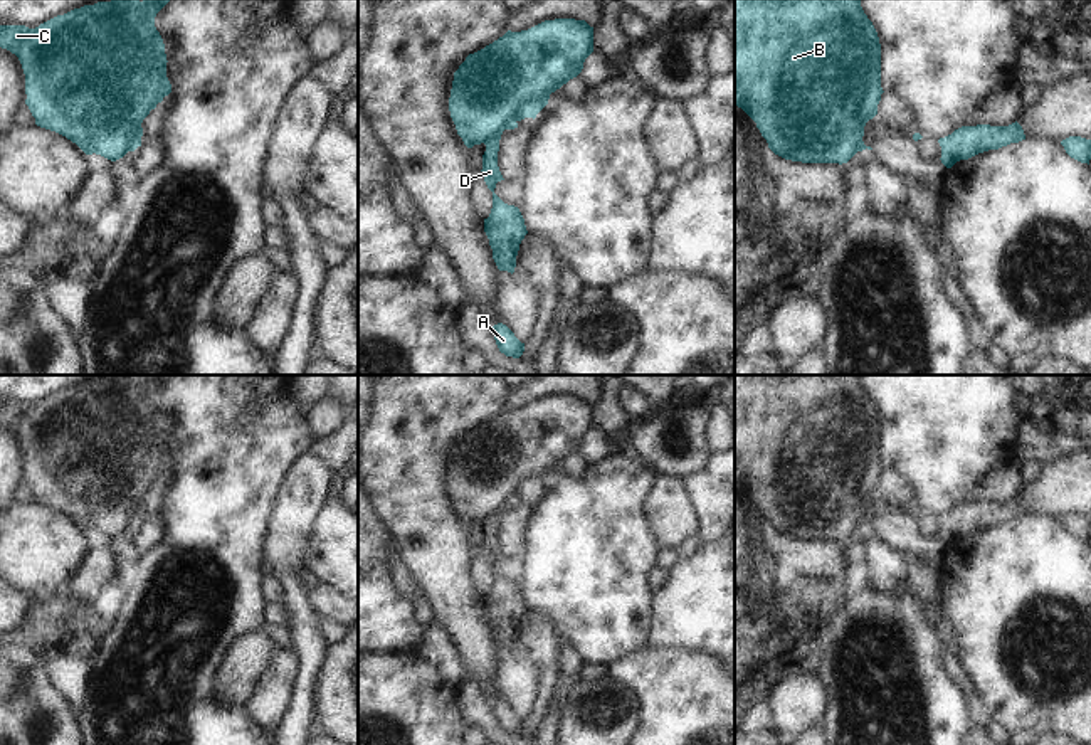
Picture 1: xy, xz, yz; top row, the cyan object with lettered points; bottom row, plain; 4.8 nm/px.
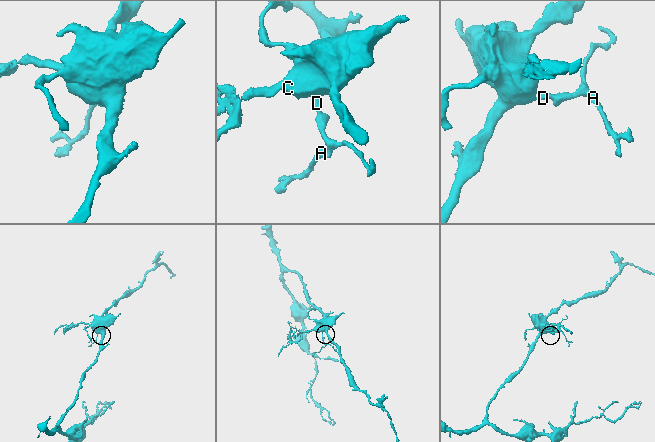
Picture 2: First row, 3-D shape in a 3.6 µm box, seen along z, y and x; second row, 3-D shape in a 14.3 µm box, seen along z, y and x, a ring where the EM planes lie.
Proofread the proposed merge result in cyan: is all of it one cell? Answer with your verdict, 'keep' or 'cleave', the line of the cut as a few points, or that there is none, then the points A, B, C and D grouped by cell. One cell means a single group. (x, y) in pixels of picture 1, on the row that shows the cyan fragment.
cleave | xz (501, 132), (484, 143) | A D / B C

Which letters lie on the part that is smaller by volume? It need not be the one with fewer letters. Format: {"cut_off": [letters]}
{"cut_off": ["A", "D"]}

